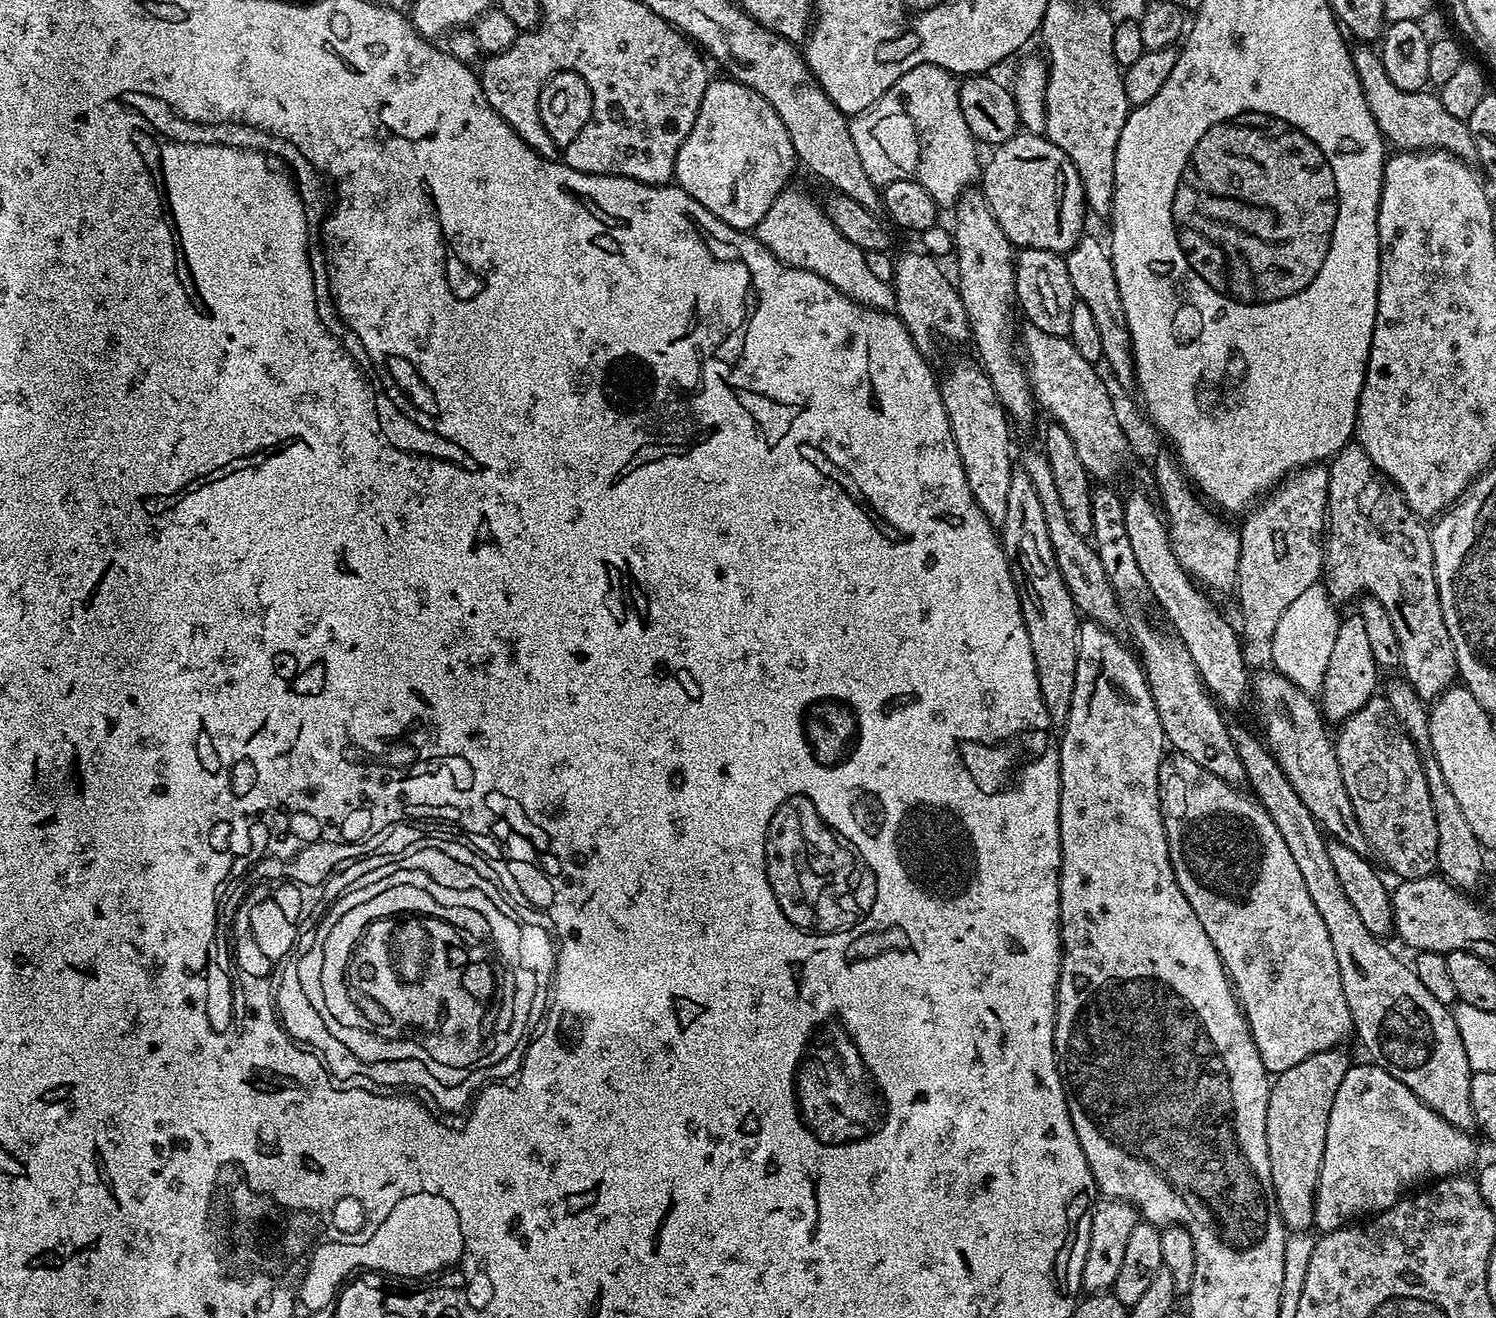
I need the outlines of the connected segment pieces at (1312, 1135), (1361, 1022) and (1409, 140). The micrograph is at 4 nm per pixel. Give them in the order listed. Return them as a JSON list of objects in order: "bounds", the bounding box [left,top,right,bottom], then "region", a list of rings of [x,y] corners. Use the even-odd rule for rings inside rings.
[{"bounds":[1266,1048,1350,1230],"region":[[[1340,1048],[1310,1054],[1298,1066],[1275,1073],[1266,1102],[1266,1150],[1270,1150],[1270,1174],[1280,1217],[1288,1230],[1313,1227],[1316,1187],[1322,1158],[1326,1150],[1326,1126],[1330,1126],[1330,1110],[1334,1094],[1346,1078],[1350,1059]]]},{"bounds":[1228,723,1475,1131],"region":[[[1229,723],[1228,733],[1242,761],[1245,781],[1250,784],[1251,793],[1273,818],[1278,832],[1285,839],[1306,883],[1306,892],[1326,925],[1338,961],[1343,994],[1350,1006],[1355,1035],[1359,1036],[1373,1063],[1398,1078],[1444,1121],[1450,1122],[1456,1129],[1471,1131],[1475,1127],[1470,1106],[1472,1073],[1453,1011],[1418,980],[1415,969],[1409,963],[1404,964],[1363,925],[1358,910],[1343,893],[1320,825],[1303,805],[1267,745],[1242,724]]]},{"bounds":[1352,46,1476,162],"region":[[[1360,46],[1360,49],[1357,47],[1353,51],[1352,61],[1358,80],[1362,82],[1362,92],[1366,94],[1366,106],[1370,106],[1370,114],[1374,114],[1374,122],[1389,145],[1397,144],[1395,147],[1400,150],[1450,152],[1465,162],[1476,160],[1474,138],[1470,134],[1467,123],[1454,118],[1454,114],[1448,113],[1435,91],[1398,90],[1398,86],[1390,82],[1390,74],[1386,74],[1380,61],[1379,51],[1375,47]]]}]

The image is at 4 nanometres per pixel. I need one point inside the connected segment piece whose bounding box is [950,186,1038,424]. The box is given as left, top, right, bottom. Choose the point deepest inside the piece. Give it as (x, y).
(985, 258)

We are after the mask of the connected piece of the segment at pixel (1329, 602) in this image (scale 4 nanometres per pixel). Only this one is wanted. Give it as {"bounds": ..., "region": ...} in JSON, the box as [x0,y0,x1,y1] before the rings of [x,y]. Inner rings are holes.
{"bounds":[1270,582,1342,694],"region":[[[1317,582],[1299,598],[1294,598],[1294,602],[1290,602],[1290,607],[1284,611],[1282,618],[1278,618],[1278,630],[1274,630],[1270,641],[1271,667],[1309,694],[1319,693],[1326,674],[1326,665],[1330,663],[1334,638],[1338,638],[1342,616],[1341,613],[1336,613],[1335,607],[1337,605],[1328,595],[1327,587]]]}

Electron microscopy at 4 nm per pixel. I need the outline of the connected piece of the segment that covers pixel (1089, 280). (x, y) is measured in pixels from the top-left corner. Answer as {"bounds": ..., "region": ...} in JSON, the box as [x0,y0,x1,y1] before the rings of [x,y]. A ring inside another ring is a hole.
{"bounds":[1066,234,1134,388],"region":[[[1084,234],[1072,249],[1066,253],[1066,269],[1076,291],[1079,303],[1090,306],[1090,315],[1098,325],[1098,335],[1102,337],[1102,360],[1108,363],[1112,376],[1124,388],[1134,384],[1134,365],[1132,362],[1132,339],[1122,310],[1122,298],[1118,294],[1118,282],[1114,278],[1114,266],[1109,249],[1096,236]]]}

